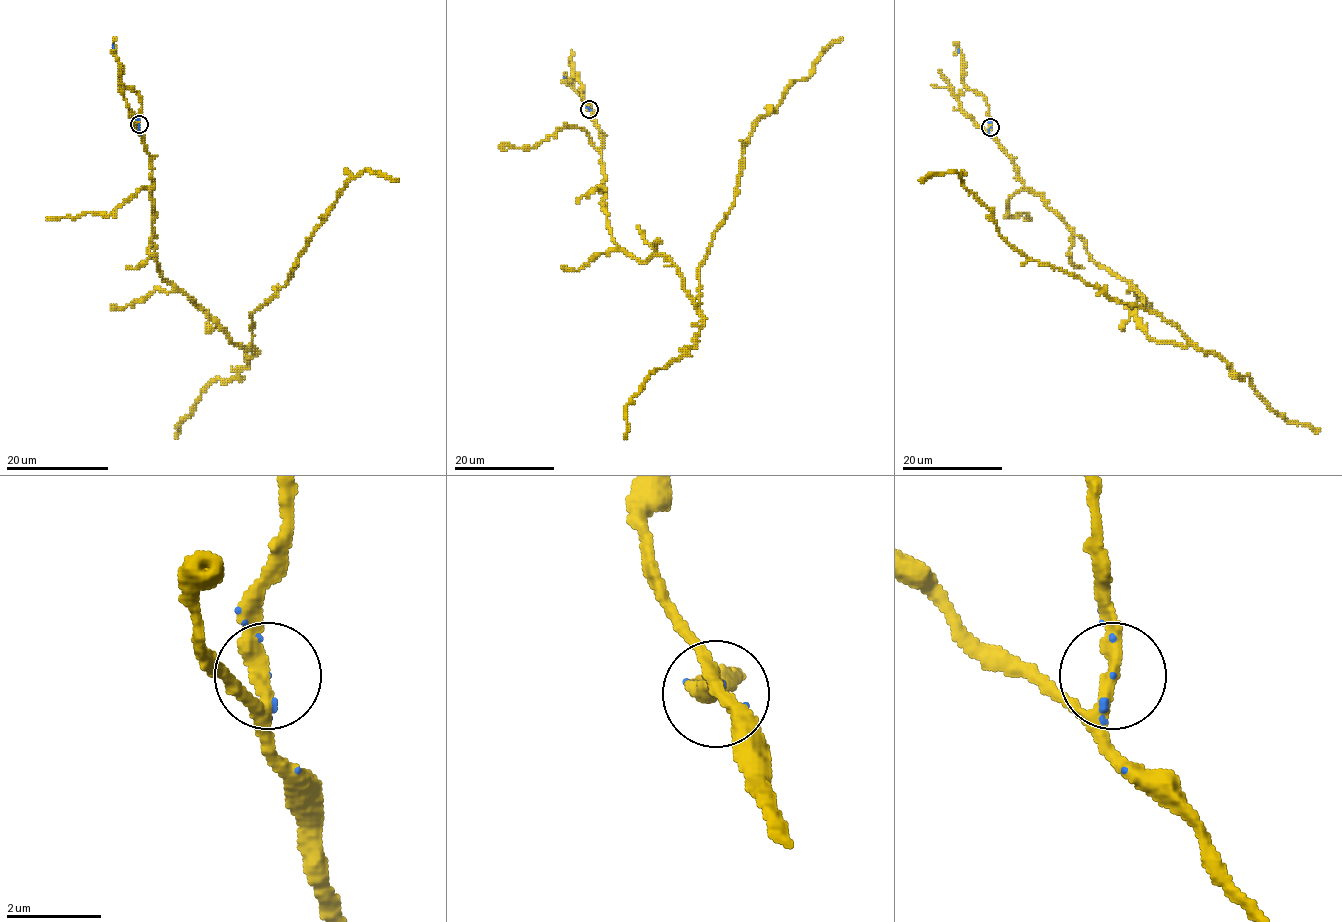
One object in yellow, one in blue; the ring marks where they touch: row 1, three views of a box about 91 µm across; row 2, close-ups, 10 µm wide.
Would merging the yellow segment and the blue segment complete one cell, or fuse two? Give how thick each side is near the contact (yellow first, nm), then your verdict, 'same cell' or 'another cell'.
240/70 nm | same cell

